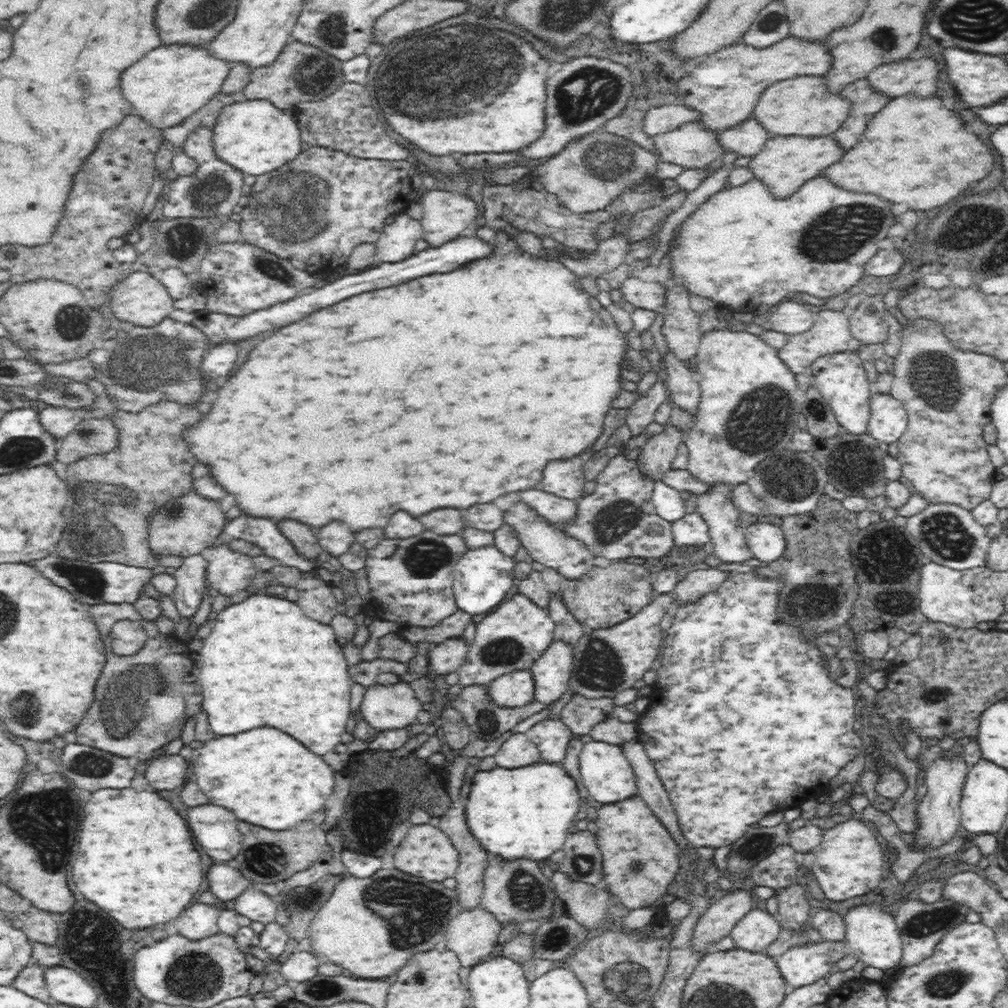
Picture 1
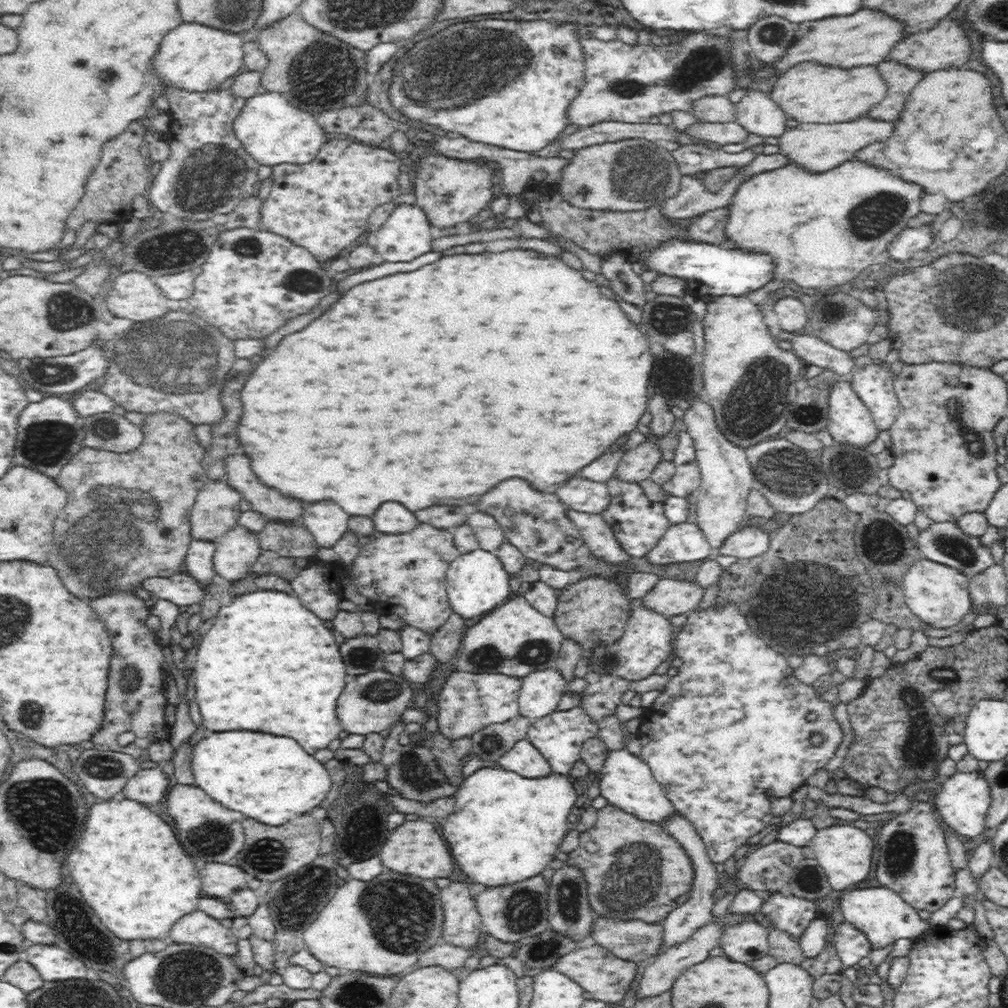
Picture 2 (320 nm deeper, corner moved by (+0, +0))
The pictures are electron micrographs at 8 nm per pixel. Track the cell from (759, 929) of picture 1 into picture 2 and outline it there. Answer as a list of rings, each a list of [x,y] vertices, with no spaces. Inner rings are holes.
[[[756,921],[740,922],[727,927],[720,947],[728,958],[748,964],[767,954],[768,933],[769,929]]]

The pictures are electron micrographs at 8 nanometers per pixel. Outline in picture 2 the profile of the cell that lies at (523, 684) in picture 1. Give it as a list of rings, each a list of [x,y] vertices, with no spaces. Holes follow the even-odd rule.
[[[452,672],[443,686],[437,702],[437,722],[440,733],[450,739],[471,736],[485,726],[501,723],[519,714],[522,678],[506,674],[470,674]]]

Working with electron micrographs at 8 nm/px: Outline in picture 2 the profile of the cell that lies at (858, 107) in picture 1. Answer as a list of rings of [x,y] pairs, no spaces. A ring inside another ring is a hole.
[[[884,61],[876,68],[886,83],[886,96],[864,116],[880,122],[895,122],[906,98],[924,78],[924,74],[910,71],[892,61]]]

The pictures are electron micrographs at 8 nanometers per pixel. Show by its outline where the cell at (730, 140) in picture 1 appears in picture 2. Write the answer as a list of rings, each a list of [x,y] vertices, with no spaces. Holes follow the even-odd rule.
[[[750,91],[735,106],[736,121],[748,135],[778,138],[787,130],[787,116],[766,92]]]

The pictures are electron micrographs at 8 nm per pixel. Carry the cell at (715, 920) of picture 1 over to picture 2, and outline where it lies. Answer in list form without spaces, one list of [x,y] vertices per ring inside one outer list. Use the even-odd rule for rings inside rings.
[[[710,922],[697,928],[688,939],[660,951],[660,953],[650,961],[650,965],[644,969],[642,978],[638,984],[638,990],[636,990],[636,1000],[640,997],[657,995],[665,990],[671,990],[675,980],[682,972],[690,968],[690,966],[704,962],[704,960],[710,957],[710,952],[712,952],[718,944],[721,944],[720,938],[722,938],[722,936],[724,936],[724,927],[716,924],[716,922]]]

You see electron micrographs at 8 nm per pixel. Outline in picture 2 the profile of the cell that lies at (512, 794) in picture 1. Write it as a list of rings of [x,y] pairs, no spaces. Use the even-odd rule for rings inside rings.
[[[484,766],[472,772],[458,786],[454,793],[456,810],[446,818],[444,838],[452,846],[452,854],[458,866],[478,882],[478,886],[502,886],[523,881],[540,874],[558,852],[568,828],[568,816],[578,800],[574,783],[565,774],[550,771],[538,778],[526,778],[524,775],[496,766]]]

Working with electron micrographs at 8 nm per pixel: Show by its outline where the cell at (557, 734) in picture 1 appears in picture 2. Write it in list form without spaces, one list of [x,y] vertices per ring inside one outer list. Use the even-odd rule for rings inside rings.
[[[580,707],[570,710],[554,711],[542,718],[535,719],[527,730],[527,739],[540,751],[551,766],[552,772],[569,774],[572,765],[578,760],[583,742],[596,736],[598,727]]]

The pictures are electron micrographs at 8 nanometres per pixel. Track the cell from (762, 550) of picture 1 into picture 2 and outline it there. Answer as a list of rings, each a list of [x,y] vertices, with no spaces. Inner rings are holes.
[[[748,524],[742,525],[723,544],[723,548],[715,553],[723,556],[733,556],[738,559],[751,559],[763,556],[770,547],[770,535],[766,534],[762,528],[752,528]]]

